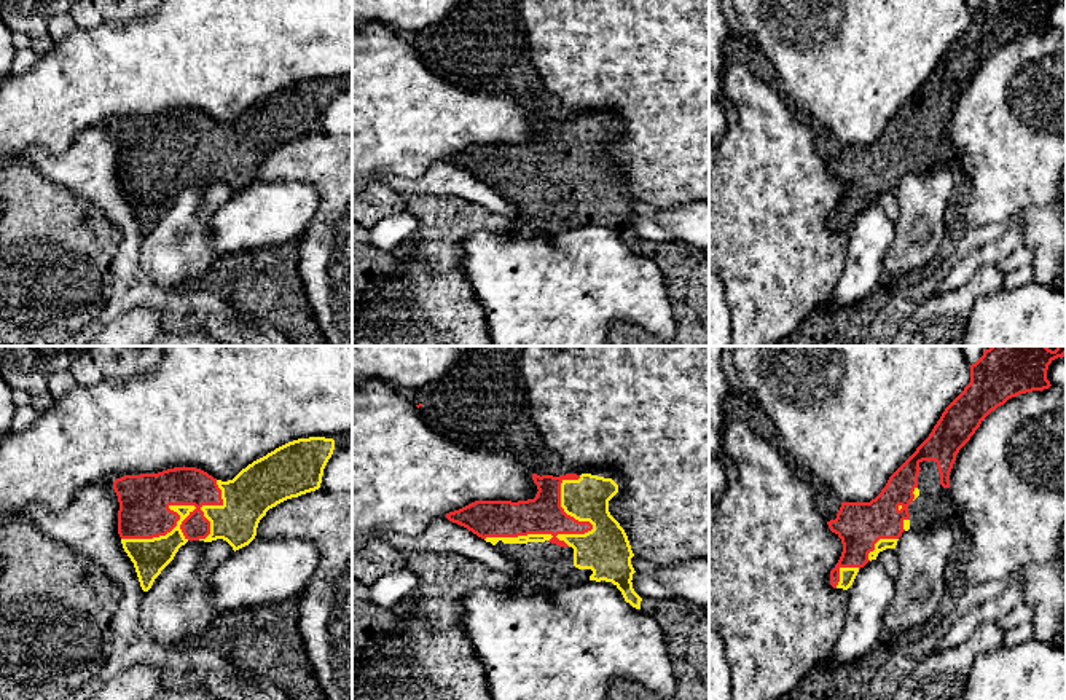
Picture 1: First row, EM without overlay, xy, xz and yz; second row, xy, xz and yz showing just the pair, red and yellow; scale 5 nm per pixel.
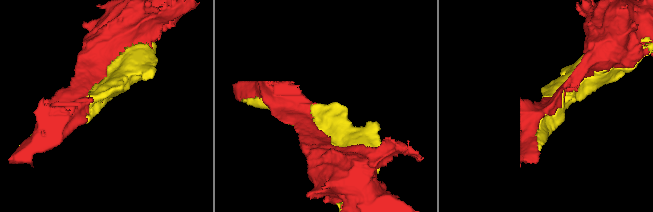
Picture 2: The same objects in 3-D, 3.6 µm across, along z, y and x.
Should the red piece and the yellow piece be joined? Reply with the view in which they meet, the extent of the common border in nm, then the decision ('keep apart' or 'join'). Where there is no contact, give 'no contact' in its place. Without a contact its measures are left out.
contact in xz; length 600 nm; join

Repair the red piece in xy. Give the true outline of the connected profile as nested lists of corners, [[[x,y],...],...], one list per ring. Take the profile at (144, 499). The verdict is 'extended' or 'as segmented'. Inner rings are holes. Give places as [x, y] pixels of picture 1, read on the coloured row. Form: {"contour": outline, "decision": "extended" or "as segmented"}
{"contour": [[[309,437],[288,442],[242,469],[233,480],[221,482],[196,467],[174,467],[158,474],[124,475],[113,482],[118,496],[118,534],[131,561],[134,563],[140,587],[148,592],[161,571],[174,560],[188,541],[226,541],[233,550],[249,545],[260,520],[277,504],[320,488],[323,469],[335,450],[335,440]]], "decision": "extended"}

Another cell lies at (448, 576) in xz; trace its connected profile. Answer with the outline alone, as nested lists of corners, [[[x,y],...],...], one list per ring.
[[[453,552],[403,553],[406,568],[417,577],[413,593],[416,603],[408,614],[395,615],[397,630],[394,633],[381,636],[359,654],[352,665],[352,700],[494,700],[488,687],[484,667],[473,652],[459,622],[462,614],[460,603],[473,588],[511,592],[513,577]]]

